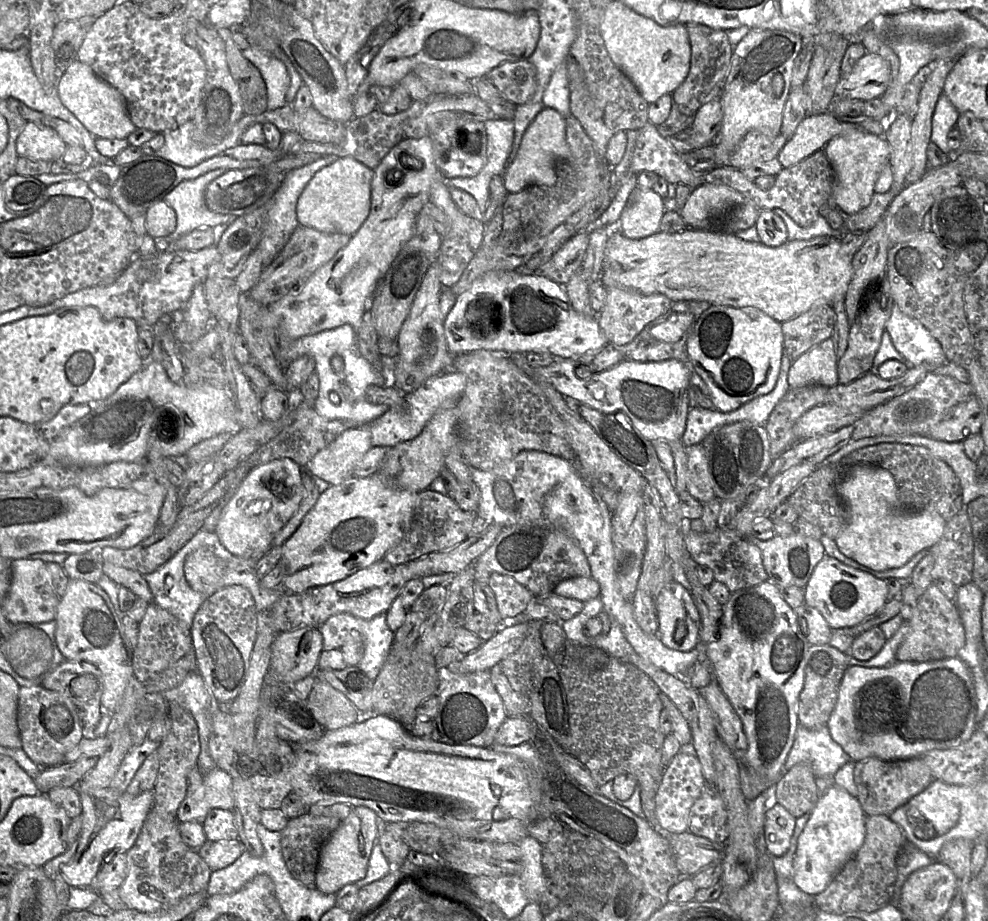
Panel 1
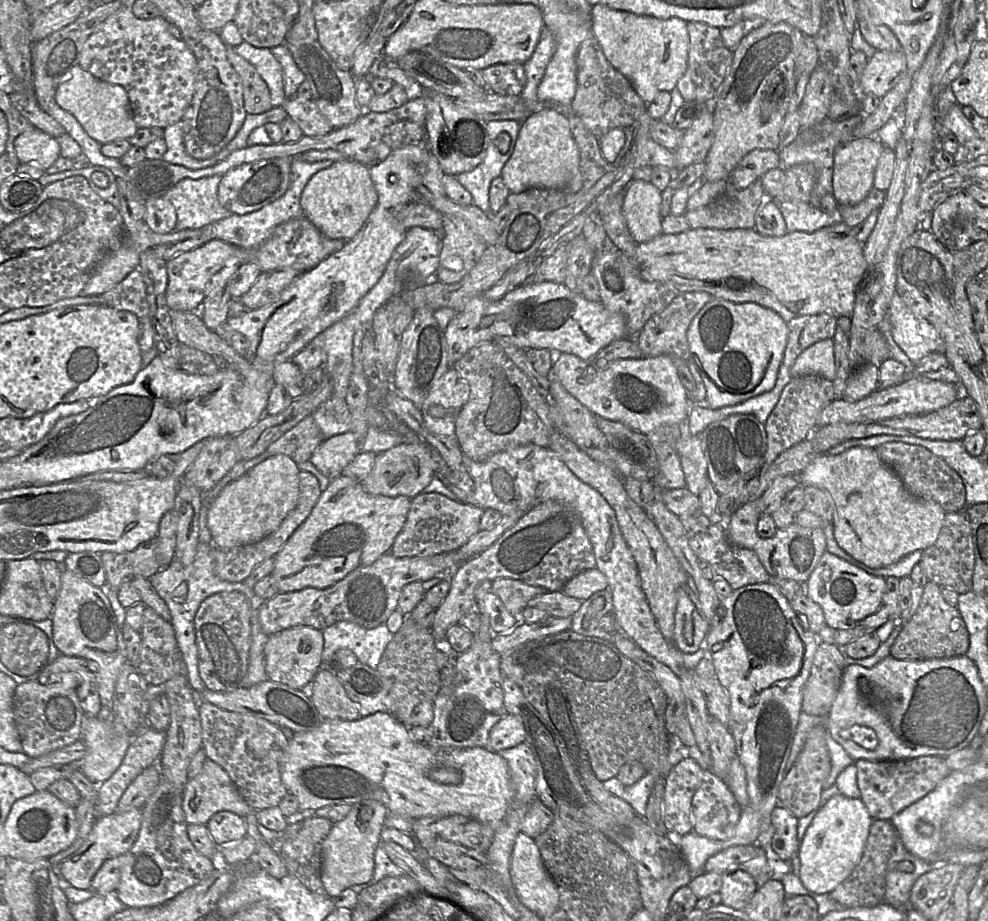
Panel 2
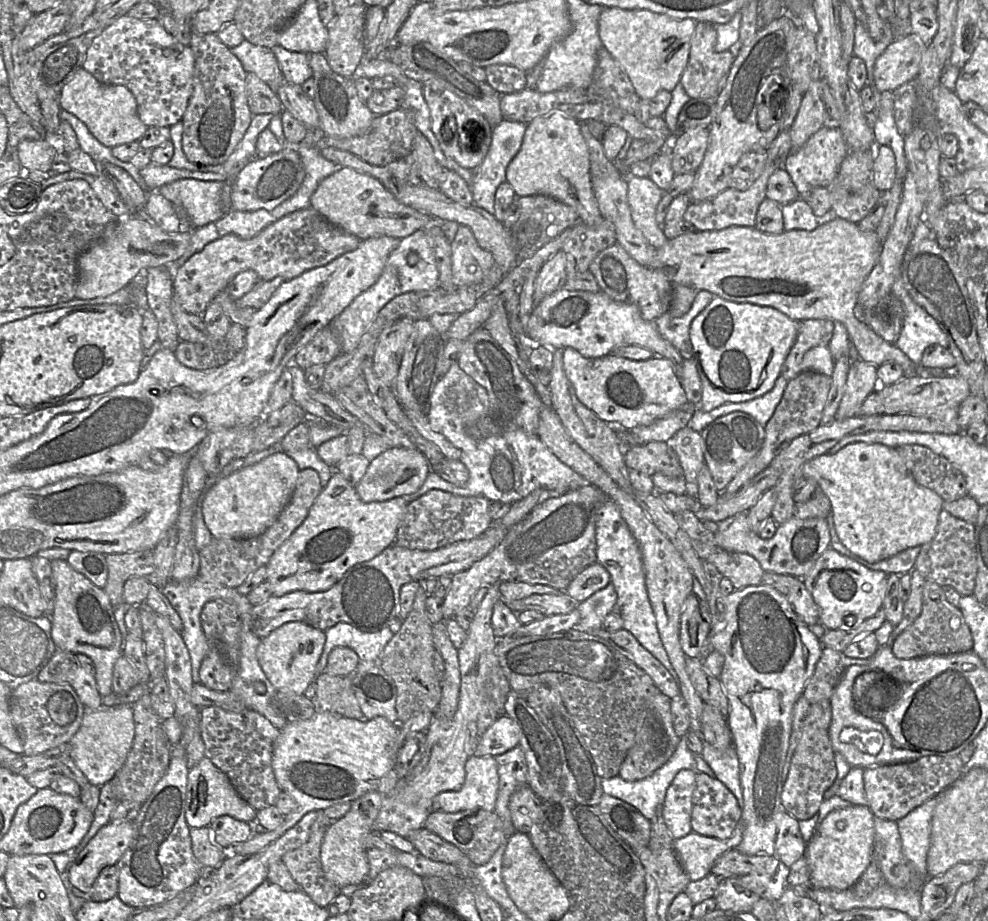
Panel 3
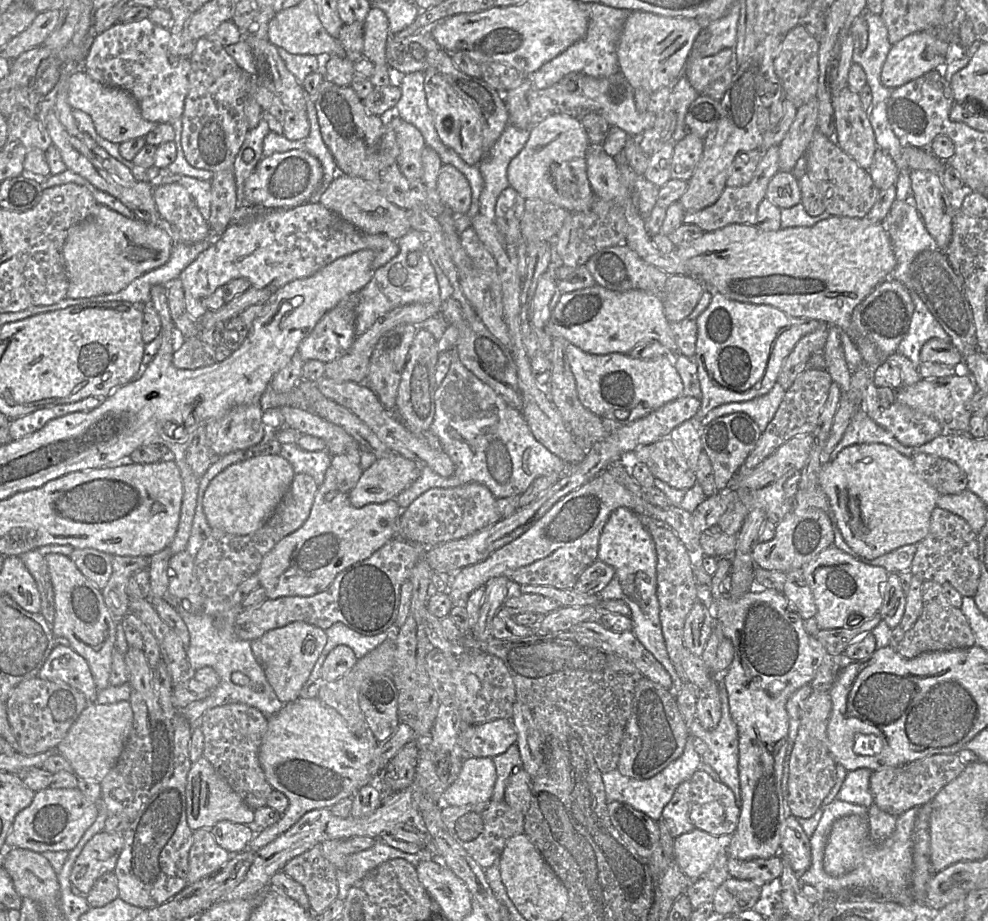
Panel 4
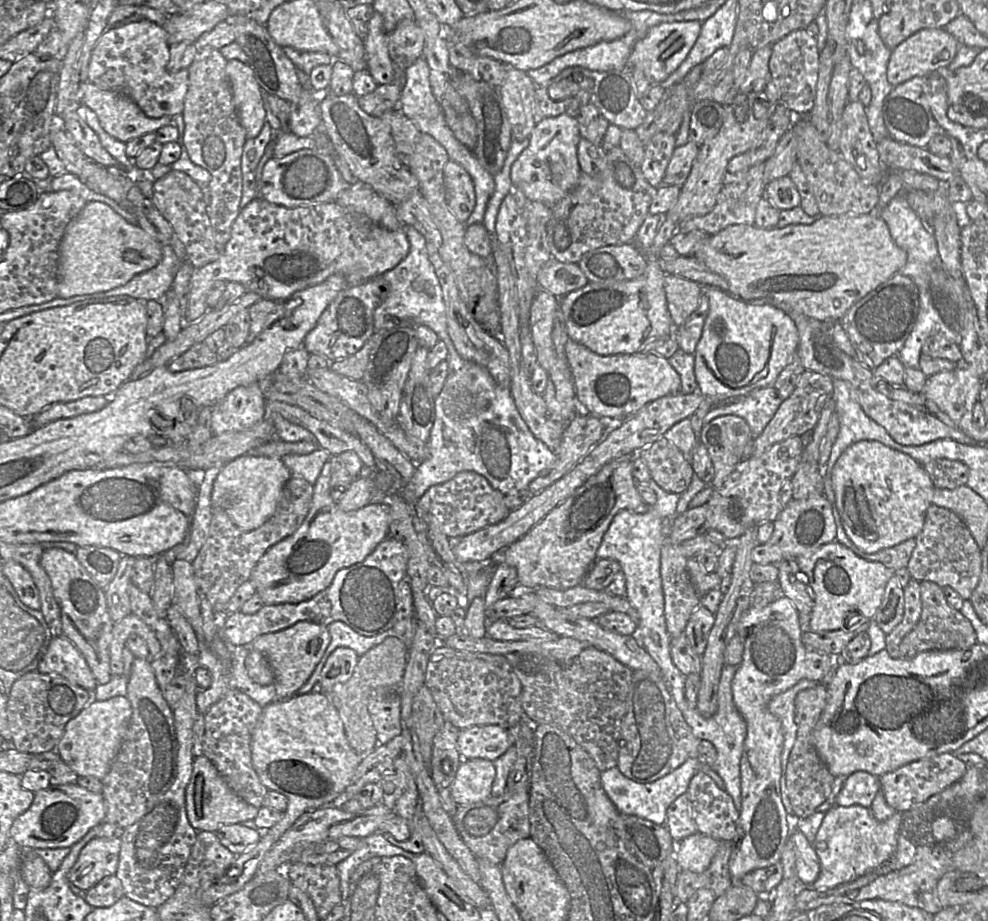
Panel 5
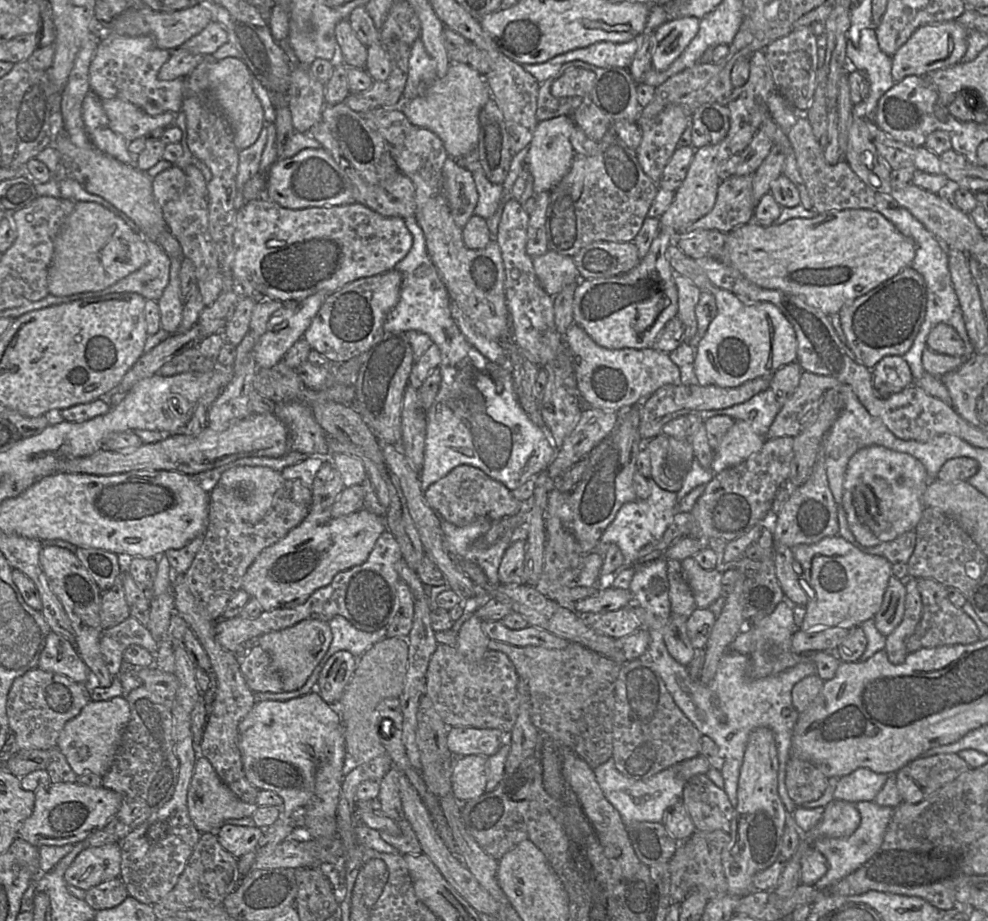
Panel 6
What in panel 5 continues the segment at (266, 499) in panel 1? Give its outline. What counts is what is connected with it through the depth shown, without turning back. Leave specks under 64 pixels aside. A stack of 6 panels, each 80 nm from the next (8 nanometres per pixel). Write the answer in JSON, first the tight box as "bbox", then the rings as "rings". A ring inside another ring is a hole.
{"bbox":[211,455,292,531],"rings":[[[243,455],[238,456],[228,462],[226,462],[220,469],[214,483],[213,483],[213,489],[211,492],[211,508],[214,507],[220,507],[226,511],[232,522],[242,531],[252,531],[260,526],[262,526],[264,523],[266,523],[274,514],[277,504],[279,502],[282,490],[285,486],[285,484],[292,478],[291,472],[289,469],[285,466],[283,461],[279,458],[271,458],[271,457],[264,457],[264,456],[251,456],[251,455]]]}

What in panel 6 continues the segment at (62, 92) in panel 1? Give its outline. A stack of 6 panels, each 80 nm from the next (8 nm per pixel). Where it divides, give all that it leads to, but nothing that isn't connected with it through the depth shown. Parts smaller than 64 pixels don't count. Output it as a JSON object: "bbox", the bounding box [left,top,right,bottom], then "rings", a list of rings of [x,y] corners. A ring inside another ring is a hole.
{"bbox":[101,98,175,142],"rings":[[[118,98],[101,99],[101,103],[109,120],[109,128],[128,142],[156,129],[166,128],[175,120],[175,114],[172,112],[151,116],[134,104]]]}

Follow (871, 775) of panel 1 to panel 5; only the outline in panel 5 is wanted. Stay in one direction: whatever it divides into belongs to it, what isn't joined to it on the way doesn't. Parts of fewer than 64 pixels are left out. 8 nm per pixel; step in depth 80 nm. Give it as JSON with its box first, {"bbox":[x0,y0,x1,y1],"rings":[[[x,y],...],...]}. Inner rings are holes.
{"bbox":[880,753,968,812],"rings":[[[944,753],[911,762],[880,776],[880,787],[887,804],[896,812],[905,812],[956,783],[967,769],[968,766],[958,757]]]}

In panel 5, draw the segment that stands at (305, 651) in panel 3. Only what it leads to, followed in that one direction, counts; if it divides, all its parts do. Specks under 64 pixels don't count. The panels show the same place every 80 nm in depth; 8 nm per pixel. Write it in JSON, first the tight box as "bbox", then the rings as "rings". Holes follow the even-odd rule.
{"bbox":[251,621,330,699],"rings":[[[308,621],[275,633],[264,634],[251,643],[251,648],[263,654],[274,672],[278,699],[288,699],[308,680],[330,643],[328,628]]]}

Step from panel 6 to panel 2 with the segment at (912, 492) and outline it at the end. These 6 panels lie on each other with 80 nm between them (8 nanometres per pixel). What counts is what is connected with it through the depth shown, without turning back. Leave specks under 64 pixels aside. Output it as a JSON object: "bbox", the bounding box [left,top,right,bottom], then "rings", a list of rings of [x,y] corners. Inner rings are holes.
{"bbox":[799,447,946,568],"rings":[[[853,447],[838,455],[816,456],[800,473],[799,486],[814,486],[827,490],[835,503],[834,537],[847,554],[870,568],[882,568],[902,557],[932,546],[945,521],[946,512],[933,500],[912,496],[897,474],[886,465],[873,448]]]}

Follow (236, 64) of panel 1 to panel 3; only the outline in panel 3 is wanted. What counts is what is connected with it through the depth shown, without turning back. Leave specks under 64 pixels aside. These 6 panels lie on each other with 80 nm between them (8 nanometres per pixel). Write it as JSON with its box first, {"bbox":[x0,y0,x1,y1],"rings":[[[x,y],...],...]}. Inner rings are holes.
{"bbox":[246,72,284,116],"rings":[[[252,72],[246,73],[246,93],[252,115],[273,114],[280,116],[284,111],[277,94]]]}

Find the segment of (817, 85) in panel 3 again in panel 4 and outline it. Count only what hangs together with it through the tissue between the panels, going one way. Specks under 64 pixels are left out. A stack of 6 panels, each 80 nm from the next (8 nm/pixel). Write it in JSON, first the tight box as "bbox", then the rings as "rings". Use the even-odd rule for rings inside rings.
{"bbox":[778,98,818,172],"rings":[[[813,98],[797,109],[793,123],[779,144],[778,168],[791,172],[797,160],[805,154],[817,127],[818,101]]]}

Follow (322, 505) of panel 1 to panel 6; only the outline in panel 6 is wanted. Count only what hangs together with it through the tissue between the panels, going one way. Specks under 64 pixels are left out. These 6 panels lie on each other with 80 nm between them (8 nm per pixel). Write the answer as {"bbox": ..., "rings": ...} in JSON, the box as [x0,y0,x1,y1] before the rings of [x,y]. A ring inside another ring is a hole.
{"bbox":[241,456,387,611],"rings":[[[331,456],[324,459],[311,490],[312,503],[303,521],[283,539],[264,549],[247,569],[241,589],[255,598],[263,611],[290,608],[304,603],[316,590],[331,583],[339,572],[363,564],[377,539],[387,530],[385,518],[366,508],[335,518],[330,509],[322,509],[320,493],[333,469]]]}

